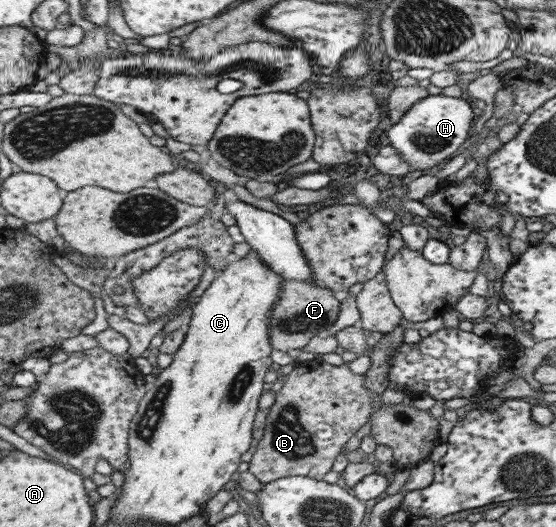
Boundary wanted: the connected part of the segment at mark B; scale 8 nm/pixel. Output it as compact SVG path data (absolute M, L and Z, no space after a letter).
M321 360L316 368L297 364L269 408L263 437L248 459L249 471L261 483L291 476L322 480L346 442L369 422L374 410L375 402L364 388L364 379L365 374L354 374L346 363L334 366Z

